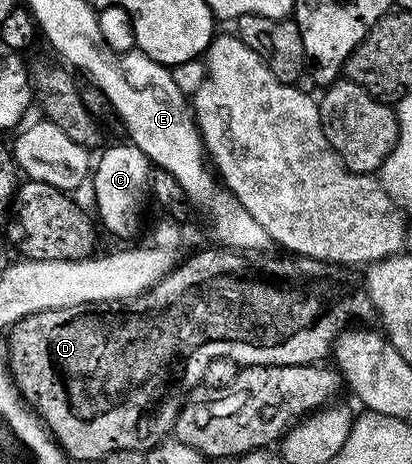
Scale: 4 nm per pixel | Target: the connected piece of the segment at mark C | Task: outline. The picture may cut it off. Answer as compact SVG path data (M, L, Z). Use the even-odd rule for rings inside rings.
M131 143L123 144L109 144L99 154L101 157L97 161L95 158L94 168L90 173L90 184L96 196L94 210L96 209L95 216L98 221L100 216L101 223L116 237L132 237L140 229L144 196L147 198L150 193L150 162L138 147Z

